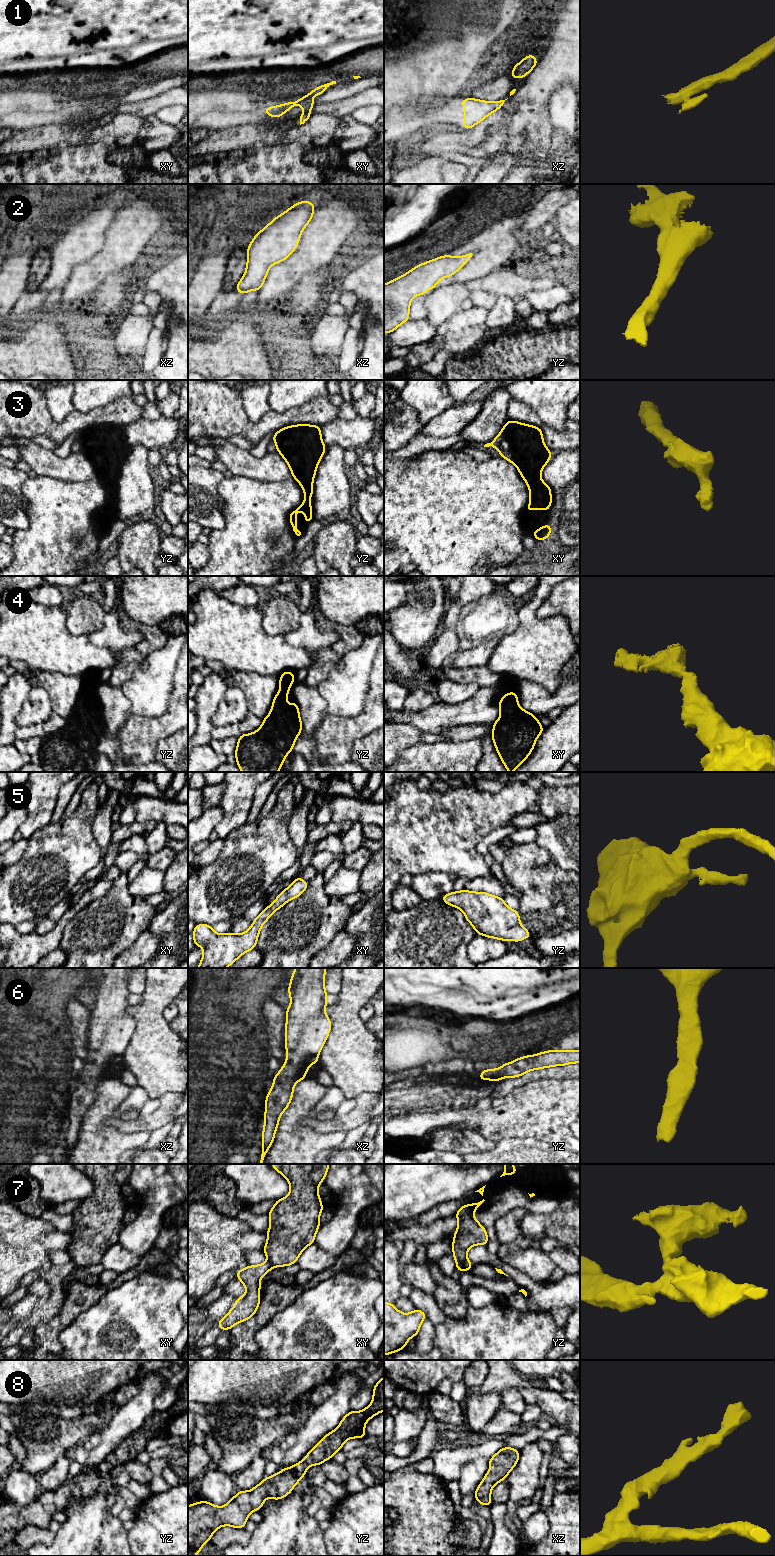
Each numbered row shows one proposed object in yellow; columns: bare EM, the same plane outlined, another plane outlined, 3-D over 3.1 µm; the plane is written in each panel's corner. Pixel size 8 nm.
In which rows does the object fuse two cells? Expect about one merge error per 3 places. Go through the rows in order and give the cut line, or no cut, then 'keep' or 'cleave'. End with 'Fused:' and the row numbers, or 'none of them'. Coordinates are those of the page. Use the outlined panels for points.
1: cut in xy along (308, 111), (304, 113); cleave
2: no cut; keep
3: no cut; keep
4: no cut; keep
5: no cut; keep
6: no cut; keep
7: cut in yz along (466, 1258), (456, 1264); cleave
8: no cut; keep
Fused: 1, 7

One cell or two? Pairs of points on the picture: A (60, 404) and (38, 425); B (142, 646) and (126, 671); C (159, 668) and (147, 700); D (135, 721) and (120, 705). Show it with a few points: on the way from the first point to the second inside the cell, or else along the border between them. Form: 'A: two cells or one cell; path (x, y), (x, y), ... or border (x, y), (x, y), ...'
A: two cells; border (43, 392), (54, 420), (62, 421), (73, 411)
B: two cells; border (133, 646), (145, 656)
C: one cell; path (157, 676), (149, 692)
D: two cells; border (131, 715), (117, 735)

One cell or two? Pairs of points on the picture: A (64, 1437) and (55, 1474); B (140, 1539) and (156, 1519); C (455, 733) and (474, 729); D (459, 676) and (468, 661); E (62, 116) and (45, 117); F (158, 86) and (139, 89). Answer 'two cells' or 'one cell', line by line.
A: two cells
B: one cell
C: one cell
D: two cells
E: one cell
F: one cell

